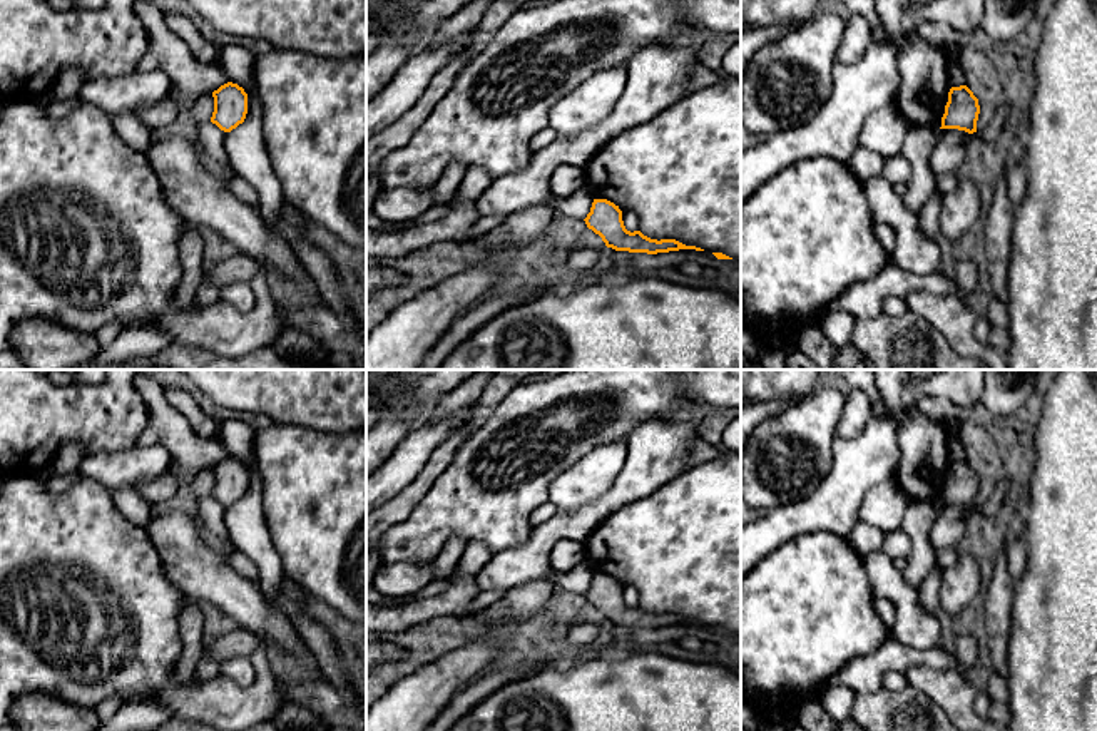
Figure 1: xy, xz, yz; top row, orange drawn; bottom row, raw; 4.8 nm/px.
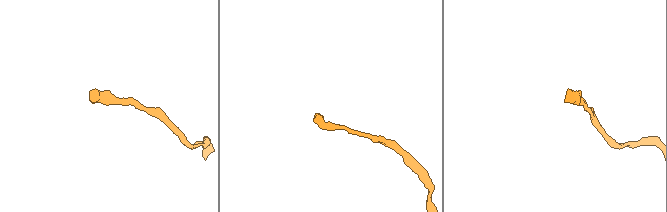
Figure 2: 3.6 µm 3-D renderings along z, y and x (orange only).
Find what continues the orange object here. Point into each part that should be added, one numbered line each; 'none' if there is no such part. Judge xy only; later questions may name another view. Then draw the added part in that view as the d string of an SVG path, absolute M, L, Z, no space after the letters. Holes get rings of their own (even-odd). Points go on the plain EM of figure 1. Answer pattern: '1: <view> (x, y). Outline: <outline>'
none

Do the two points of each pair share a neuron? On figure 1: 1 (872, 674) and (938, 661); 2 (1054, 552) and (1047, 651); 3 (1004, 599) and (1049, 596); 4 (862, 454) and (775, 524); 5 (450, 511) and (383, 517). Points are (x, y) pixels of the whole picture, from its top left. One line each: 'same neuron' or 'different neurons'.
1: same neuron
2: same neuron
3: different neurons
4: same neuron
5: different neurons

